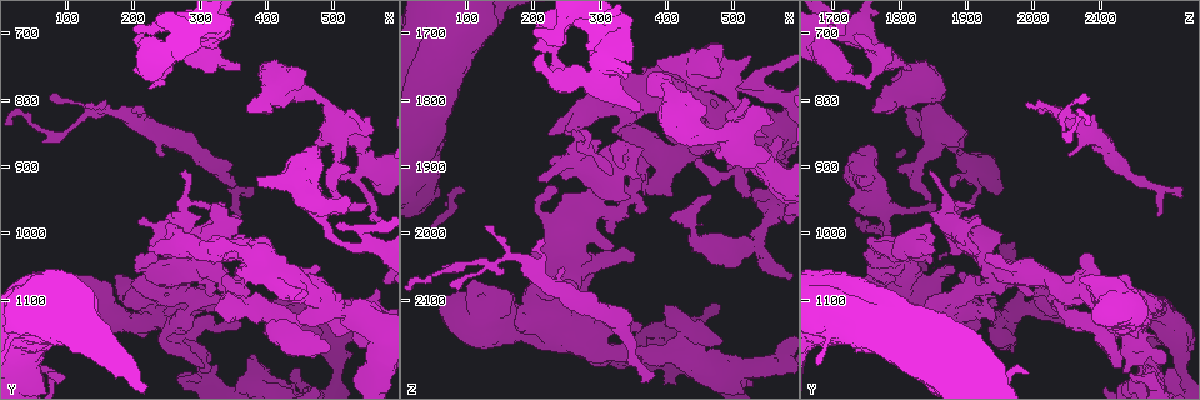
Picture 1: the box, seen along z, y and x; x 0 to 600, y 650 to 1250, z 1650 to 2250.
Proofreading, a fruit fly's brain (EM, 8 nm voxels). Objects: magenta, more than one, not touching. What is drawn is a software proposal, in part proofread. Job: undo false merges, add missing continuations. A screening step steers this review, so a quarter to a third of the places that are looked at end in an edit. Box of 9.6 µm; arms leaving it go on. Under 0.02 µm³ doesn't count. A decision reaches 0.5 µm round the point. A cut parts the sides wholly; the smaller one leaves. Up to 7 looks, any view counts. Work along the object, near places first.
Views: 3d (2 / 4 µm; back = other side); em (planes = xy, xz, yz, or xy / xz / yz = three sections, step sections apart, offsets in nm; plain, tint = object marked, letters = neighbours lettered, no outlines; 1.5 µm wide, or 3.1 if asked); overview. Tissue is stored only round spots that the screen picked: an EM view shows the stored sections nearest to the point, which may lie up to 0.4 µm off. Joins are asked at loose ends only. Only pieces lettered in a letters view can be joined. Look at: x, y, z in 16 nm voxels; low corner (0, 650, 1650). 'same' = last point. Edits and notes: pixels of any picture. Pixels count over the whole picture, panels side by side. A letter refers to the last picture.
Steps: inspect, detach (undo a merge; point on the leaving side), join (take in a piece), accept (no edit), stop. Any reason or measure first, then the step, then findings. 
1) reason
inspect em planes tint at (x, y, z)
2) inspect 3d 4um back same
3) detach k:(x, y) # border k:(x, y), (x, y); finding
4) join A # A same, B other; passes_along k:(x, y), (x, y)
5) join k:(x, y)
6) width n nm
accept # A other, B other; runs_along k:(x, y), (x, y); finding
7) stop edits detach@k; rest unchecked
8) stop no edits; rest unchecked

an open end
inspect 3d 2um at (75, 795, 2080)

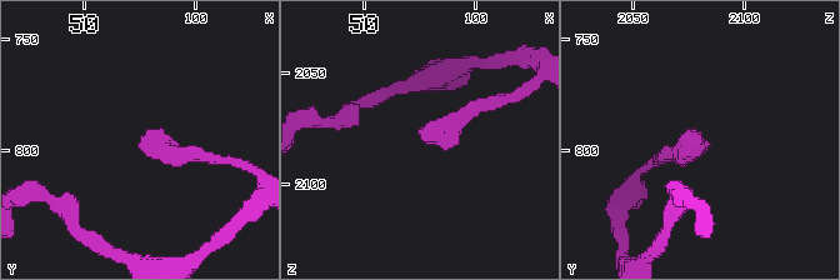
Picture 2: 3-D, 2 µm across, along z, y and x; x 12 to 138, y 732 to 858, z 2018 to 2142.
inspect em planes letters at (76, 792, 2080)

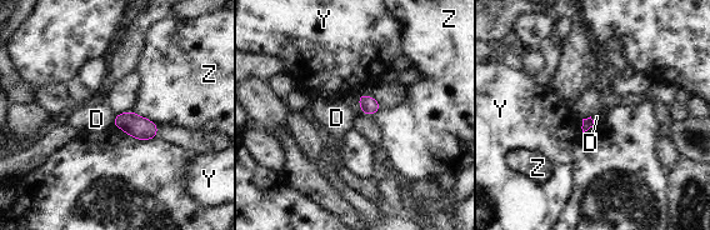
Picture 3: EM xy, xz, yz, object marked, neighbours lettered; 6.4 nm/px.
accept # D other, Y other, Z other; none of them fits

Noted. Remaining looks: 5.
sharp bend
inspect 3d 4um at (450, 1055, 1890)

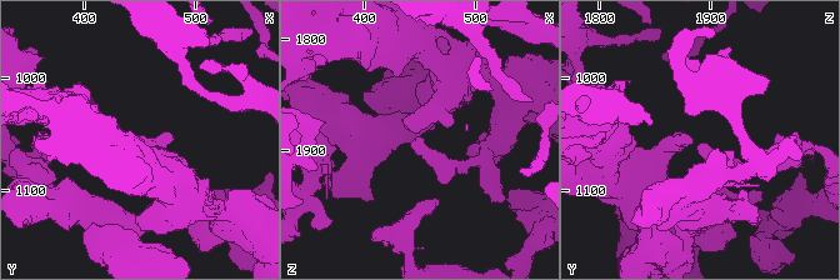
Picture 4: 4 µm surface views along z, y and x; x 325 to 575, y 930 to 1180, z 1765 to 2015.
inspect em planes letters at (448, 1056, 1886)

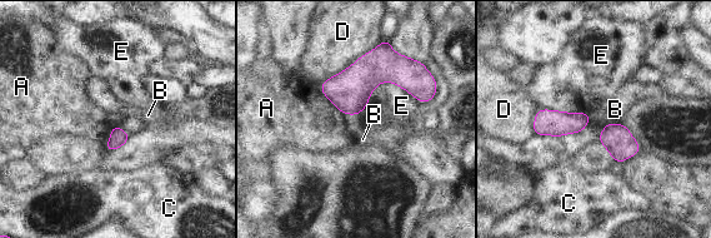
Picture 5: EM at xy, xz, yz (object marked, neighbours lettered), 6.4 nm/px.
width 110 nm
accept # A other, B other, C other, D other, E other; runs_along 5:(324, 85), (402, 73), (426, 94); one cell here

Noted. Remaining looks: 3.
thin end
inspect 3d 2um at (130, 805, 1990)

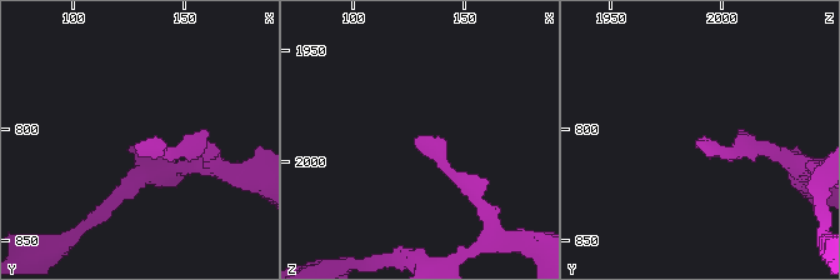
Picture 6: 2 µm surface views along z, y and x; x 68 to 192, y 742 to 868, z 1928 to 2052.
inspect em planes tint at (131, 807, 1989)

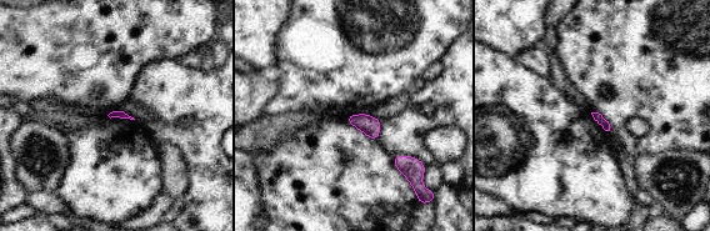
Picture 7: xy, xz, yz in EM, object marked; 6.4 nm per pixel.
inspect em planes letters same

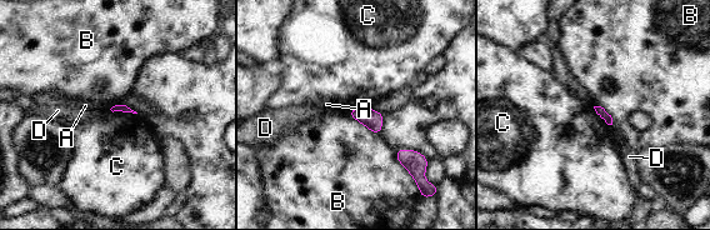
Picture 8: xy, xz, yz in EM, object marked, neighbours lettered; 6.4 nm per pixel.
longest_contact B 260 nm
accept # A other, B other, C other, D other; no lettered piece goes on from it

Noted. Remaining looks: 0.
stop no edits; rest unchecked

